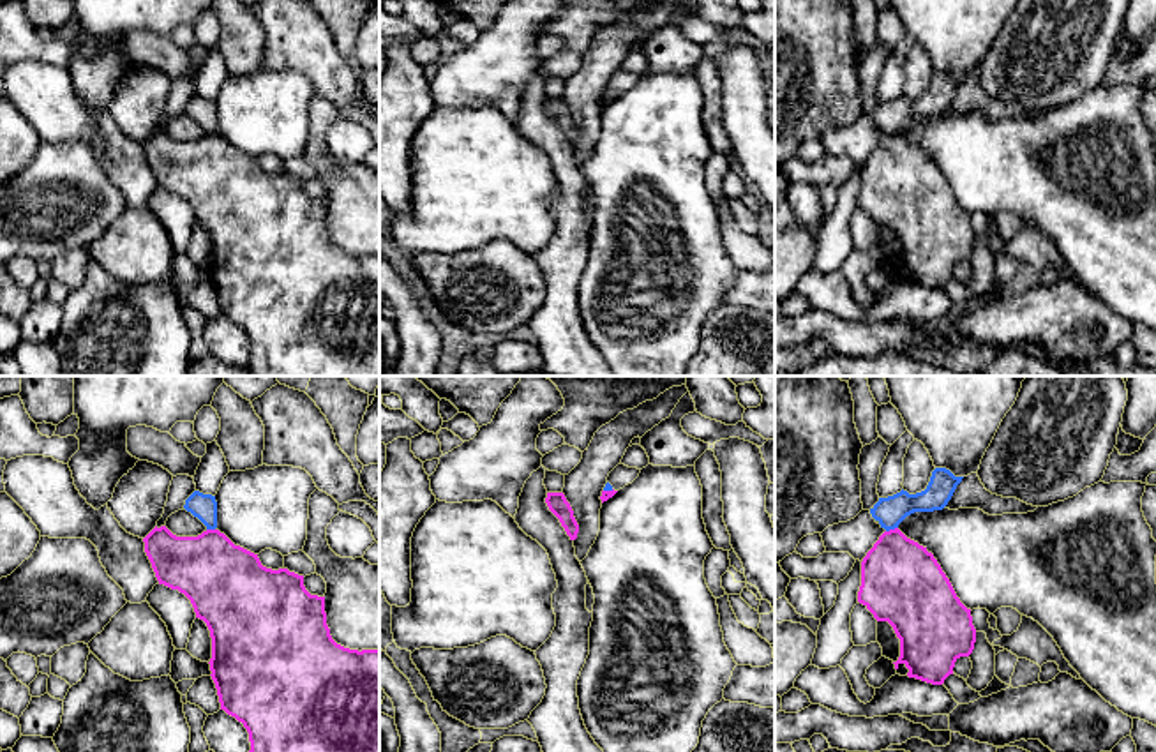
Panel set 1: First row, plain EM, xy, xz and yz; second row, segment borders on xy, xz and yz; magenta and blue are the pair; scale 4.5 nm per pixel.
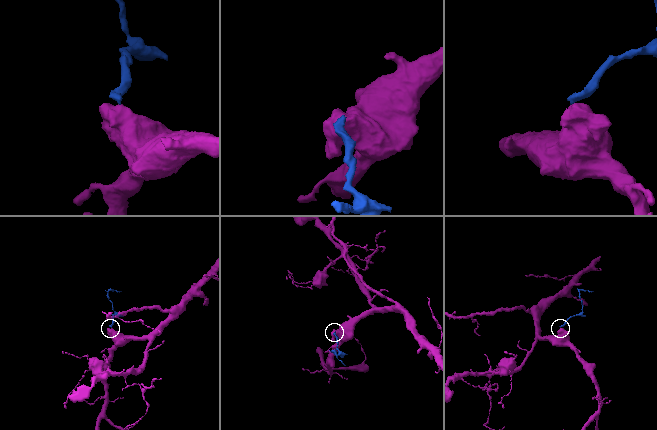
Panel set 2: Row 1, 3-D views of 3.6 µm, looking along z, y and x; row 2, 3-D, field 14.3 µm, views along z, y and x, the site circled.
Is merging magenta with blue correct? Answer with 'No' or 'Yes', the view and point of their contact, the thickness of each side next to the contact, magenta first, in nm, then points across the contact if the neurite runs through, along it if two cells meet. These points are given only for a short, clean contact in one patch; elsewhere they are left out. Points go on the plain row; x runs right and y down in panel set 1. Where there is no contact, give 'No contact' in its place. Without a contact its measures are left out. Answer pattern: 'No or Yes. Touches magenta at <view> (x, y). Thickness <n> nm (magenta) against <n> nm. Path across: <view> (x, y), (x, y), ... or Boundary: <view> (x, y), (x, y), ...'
No. Touches magenta at yz (892, 135). Thickness 380 nm (magenta) against 140 nm. Boundary: yz (897, 131), (886, 136)

